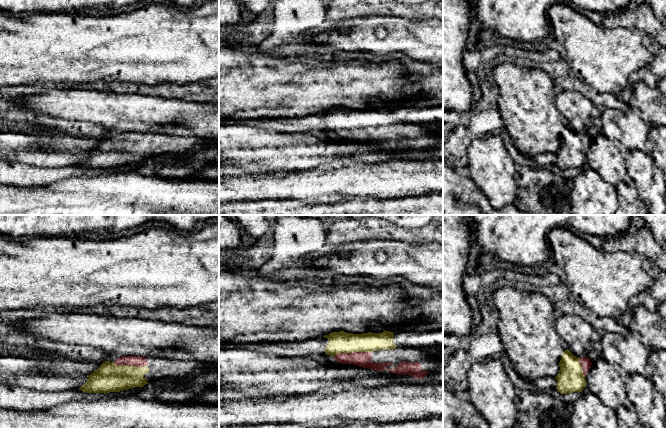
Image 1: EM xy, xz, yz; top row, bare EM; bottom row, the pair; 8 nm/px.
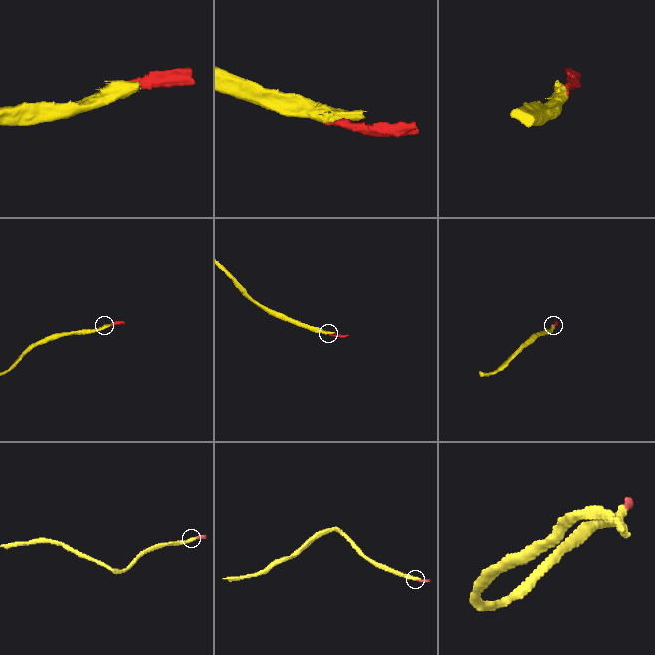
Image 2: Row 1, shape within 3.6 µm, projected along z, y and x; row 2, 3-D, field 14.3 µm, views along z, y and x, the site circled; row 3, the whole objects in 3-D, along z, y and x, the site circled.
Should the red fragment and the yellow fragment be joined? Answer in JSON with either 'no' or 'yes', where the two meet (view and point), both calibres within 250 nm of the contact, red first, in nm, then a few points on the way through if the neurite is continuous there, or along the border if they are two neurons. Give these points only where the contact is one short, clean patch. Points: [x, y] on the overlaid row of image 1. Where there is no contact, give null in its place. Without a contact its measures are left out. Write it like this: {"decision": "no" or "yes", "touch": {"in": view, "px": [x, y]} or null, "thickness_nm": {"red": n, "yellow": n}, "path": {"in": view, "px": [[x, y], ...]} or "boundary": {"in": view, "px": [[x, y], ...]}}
{"decision": "yes", "touch": {"in": "xz", "px": [351, 353]}, "thickness_nm": {"red": 130, "yellow": 180}, "path": {"in": "xz", "px": [[363, 359], [357, 353], [351, 353], [339, 342]]}}

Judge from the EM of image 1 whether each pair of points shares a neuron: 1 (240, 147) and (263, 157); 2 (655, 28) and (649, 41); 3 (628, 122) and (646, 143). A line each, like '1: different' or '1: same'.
1: same
2: different
3: same

